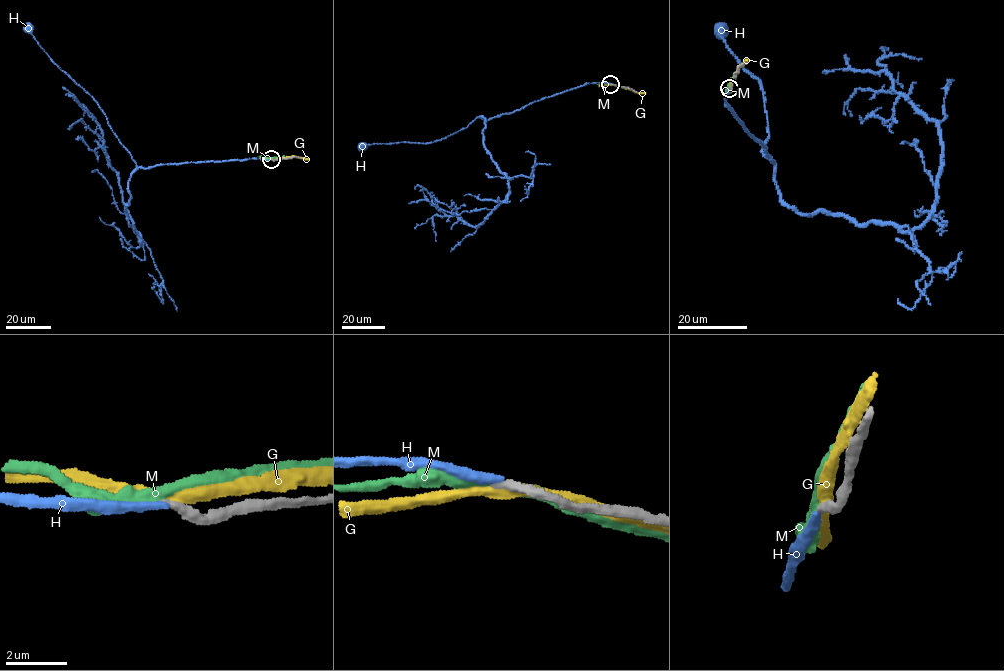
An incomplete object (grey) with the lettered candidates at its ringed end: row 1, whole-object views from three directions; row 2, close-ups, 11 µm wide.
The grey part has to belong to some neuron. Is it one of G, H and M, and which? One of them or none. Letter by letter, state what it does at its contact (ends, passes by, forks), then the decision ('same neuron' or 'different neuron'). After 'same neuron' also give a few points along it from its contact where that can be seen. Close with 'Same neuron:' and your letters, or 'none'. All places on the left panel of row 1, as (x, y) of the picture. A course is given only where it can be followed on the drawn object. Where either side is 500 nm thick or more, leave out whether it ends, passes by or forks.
G: it passes by | different neuron
H: it ends | same neuron | via (271, 159), (137, 167), (97, 103), (53, 61), (27, 28)
M: it passes by | different neuron
Same neuron: H

